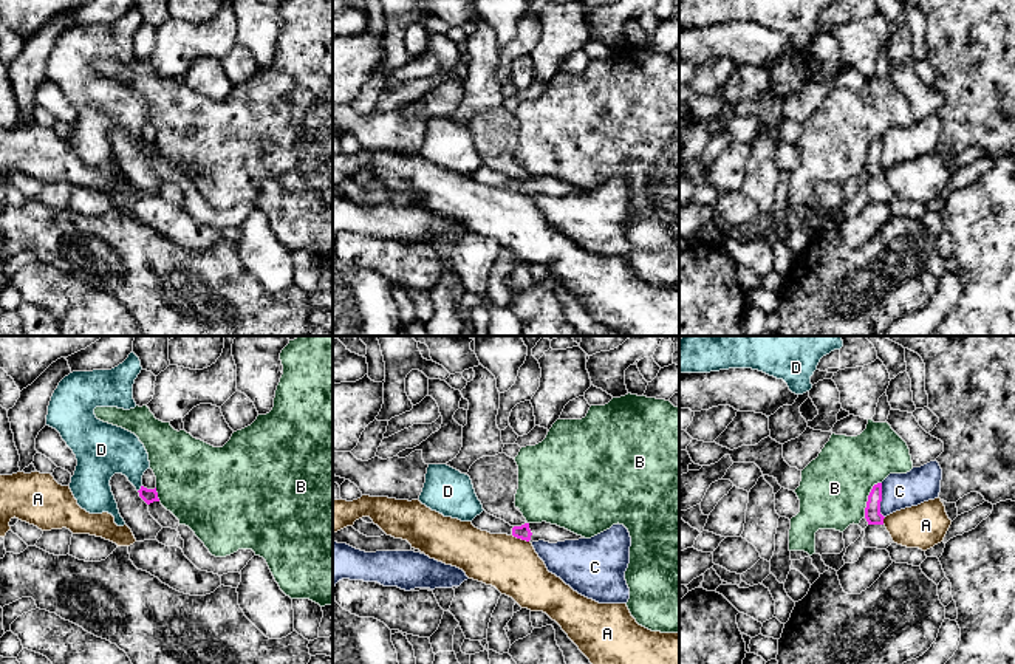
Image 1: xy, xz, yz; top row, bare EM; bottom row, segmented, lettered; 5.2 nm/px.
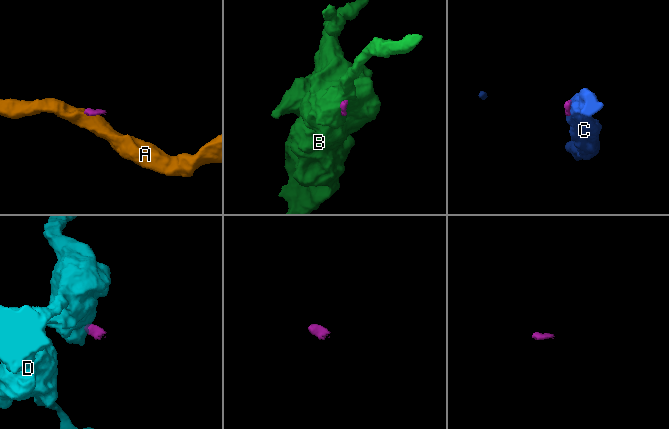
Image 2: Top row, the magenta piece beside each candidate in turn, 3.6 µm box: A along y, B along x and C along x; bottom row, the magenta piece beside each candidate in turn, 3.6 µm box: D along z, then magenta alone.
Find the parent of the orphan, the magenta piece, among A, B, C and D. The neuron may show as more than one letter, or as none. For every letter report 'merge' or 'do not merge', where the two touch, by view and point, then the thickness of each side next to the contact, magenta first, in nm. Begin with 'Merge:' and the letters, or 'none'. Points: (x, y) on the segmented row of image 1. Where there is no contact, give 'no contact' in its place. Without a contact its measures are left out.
Merge: none
A: do not merge | xz (520, 537) | 70/280 nm
B: do not merge | yz (868, 499) | 90/360 nm
C: do not merge | yz (881, 500) | 90/190 nm
D: do not merge | xy (141, 488) | 80/240 nm

